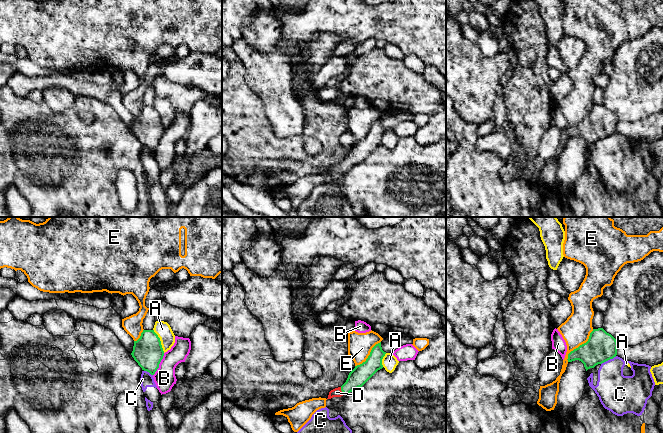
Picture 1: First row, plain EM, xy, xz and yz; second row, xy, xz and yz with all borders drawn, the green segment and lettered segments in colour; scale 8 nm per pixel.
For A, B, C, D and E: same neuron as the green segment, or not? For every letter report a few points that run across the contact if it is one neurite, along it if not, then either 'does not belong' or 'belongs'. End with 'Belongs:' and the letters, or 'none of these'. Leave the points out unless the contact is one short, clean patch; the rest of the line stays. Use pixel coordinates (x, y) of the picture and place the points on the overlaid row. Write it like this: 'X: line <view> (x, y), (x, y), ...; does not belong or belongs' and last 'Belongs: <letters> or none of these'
A: line xy (153, 329), (159, 338), (164, 352); does not belong
B: does not belong
C: line yz (616, 356), (601, 364); does not belong
D: line xz (361, 373), (346, 388), (341, 390), (336, 392); belongs
E: line yz (593, 329), (589, 338), (568, 354), (567, 361); does not belong
Belongs: D

